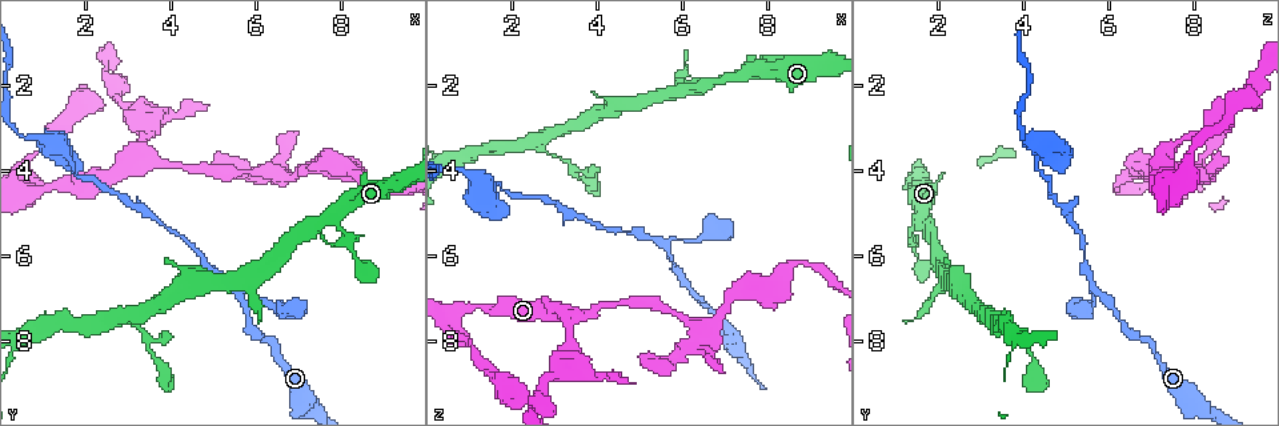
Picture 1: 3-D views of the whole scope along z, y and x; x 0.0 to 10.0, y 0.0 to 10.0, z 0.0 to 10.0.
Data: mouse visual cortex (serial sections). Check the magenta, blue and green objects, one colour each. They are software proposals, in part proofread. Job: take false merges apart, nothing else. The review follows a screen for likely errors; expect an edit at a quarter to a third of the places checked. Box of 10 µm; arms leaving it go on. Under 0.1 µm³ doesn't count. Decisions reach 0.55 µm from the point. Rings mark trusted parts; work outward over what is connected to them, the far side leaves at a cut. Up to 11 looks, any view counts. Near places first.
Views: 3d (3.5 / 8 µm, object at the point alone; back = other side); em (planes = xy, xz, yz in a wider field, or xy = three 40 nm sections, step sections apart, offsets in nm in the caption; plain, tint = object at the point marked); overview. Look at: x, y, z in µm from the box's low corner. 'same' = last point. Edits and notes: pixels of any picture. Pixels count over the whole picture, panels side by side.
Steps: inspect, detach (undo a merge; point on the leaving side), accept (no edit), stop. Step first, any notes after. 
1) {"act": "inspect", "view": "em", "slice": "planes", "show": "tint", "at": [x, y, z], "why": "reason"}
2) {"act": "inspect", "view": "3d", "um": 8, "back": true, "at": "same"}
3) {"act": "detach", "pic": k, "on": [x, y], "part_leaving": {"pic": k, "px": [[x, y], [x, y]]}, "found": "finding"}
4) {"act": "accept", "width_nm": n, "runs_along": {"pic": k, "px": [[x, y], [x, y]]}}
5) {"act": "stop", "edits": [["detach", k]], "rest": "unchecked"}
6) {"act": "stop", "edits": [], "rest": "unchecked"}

{"act": "inspect", "view": "3d", "um": 3.5, "at": [3.25, 3.50, 7.40], "why": "thick turns thin"}

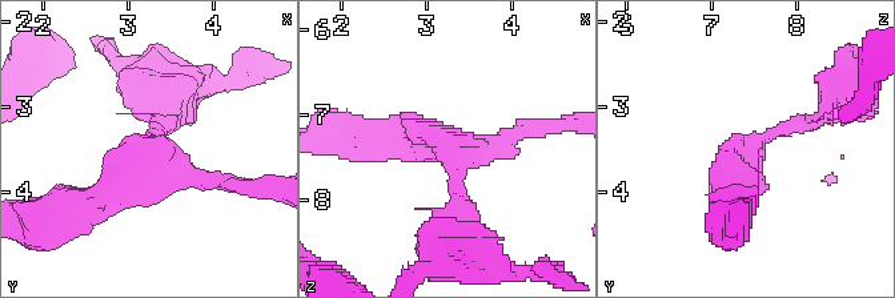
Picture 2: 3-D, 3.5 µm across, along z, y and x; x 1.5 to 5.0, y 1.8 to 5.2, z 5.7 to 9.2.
{"act": "inspect", "view": "em", "slice": "planes", "show": "tint", "at": [3.25, 3.55, 7.35], "arms": 3, "arm_widths_nm": [150, 200, 350], "why": "shape alone is not enough"}

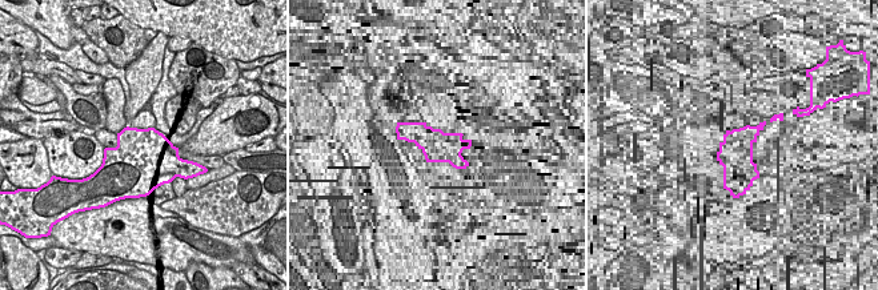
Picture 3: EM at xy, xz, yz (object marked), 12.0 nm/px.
{"act": "accept", "runs_along": {"pic": 2, "px": [[87, 200], [140, 180], [168, 123]]}, "found": "continuous, no second cell"}

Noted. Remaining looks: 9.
{"act": "inspect", "view": "3d", "um": 3.5, "at": [6.30, 3.95, 7.75], "why": "side arm on a straight run"}

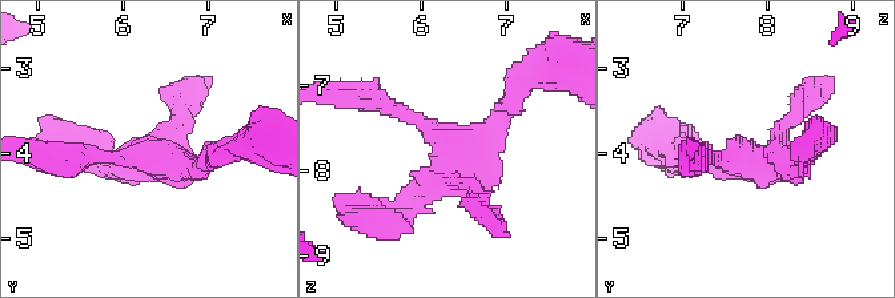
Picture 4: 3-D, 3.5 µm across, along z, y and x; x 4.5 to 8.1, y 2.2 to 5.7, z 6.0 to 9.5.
{"act": "inspect", "view": "em", "slice": "xy", "step": 3, "show": "tint", "at": [6.30, 4.05, 7.70], "why": "now the EM"}

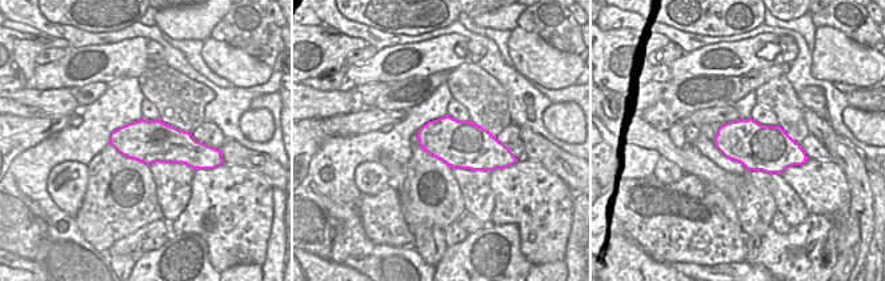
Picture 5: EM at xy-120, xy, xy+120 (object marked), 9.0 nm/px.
{"act": "accept", "runs_along": {"pic": 4, "px": [[72, 161], [211, 157]]}, "found": "one cell here"}

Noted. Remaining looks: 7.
{"act": "inspect", "view": "3d", "um": 3.5, "at": [5.55, 6.85, 5.80], "why": "abrupt turn"}

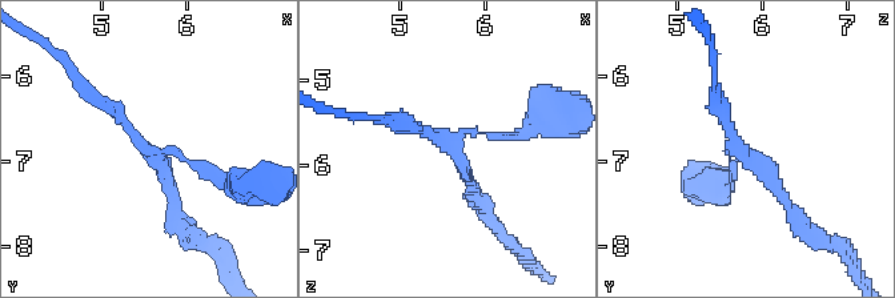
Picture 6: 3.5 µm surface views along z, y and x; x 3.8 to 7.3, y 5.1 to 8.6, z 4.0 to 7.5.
{"act": "inspect", "view": "em", "slice": "xy", "step": 5, "show": "tint", "at": [5.50, 6.85, 5.75], "why": "now the EM"}

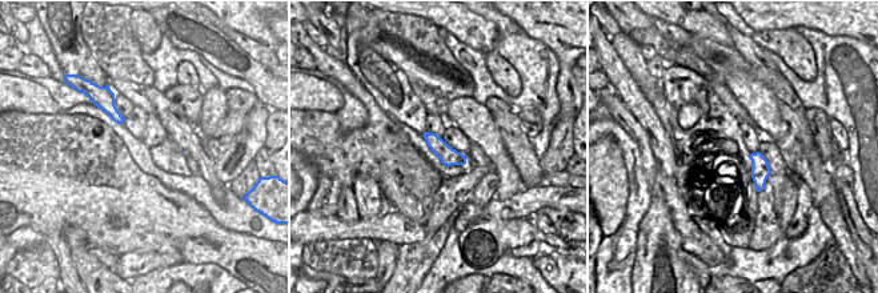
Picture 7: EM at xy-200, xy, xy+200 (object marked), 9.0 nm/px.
{"act": "accept", "width_nm": 160, "runs_along": {"pic": 6, "px": [[177, 213], [164, 164], [87, 91]]}, "found": "continuous, no second cell"}

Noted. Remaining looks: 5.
{"act": "inspect", "view": "3d", "um": 3.5, "at": [7.80, 5.10, 1.60], "why": "two arms in line, one across"}

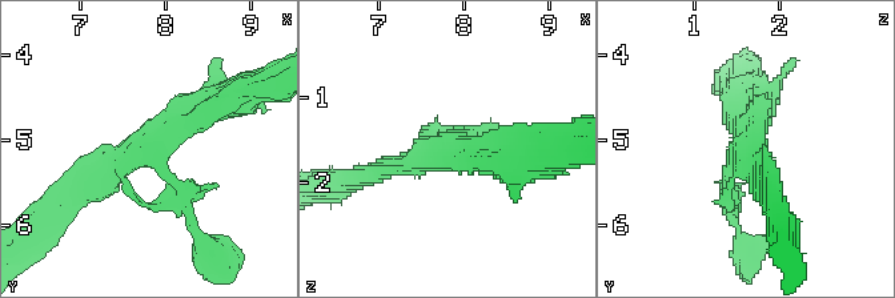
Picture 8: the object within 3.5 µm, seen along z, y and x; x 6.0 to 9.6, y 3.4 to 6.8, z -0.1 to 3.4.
{"act": "inspect", "view": "em", "slice": "xy", "step": 5, "show": "tint", "at": [7.85, 5.05, 1.50], "why": "shape alone is not enough"}

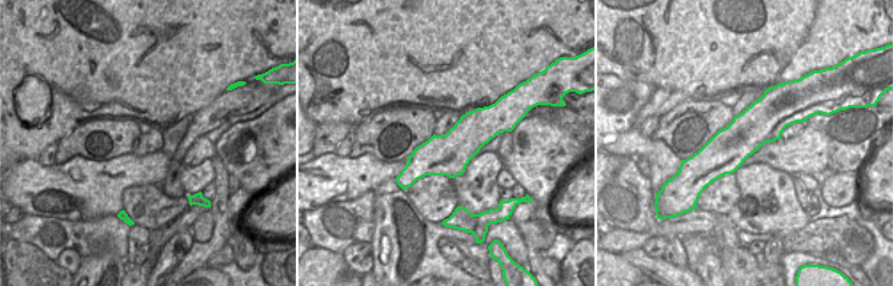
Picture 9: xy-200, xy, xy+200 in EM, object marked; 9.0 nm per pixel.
{"act": "accept", "runs_along": {"pic": 9, "px": [[500, 125], [477, 127], [400, 180]]}, "found": "all the same cell"}

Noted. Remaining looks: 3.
{"act": "stop", "edits": [], "rest": "unchecked"}

